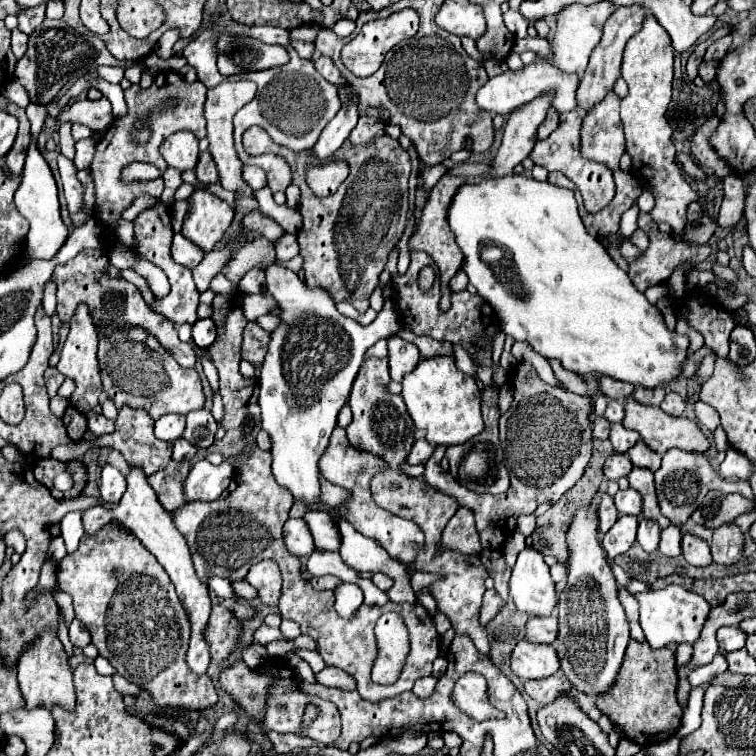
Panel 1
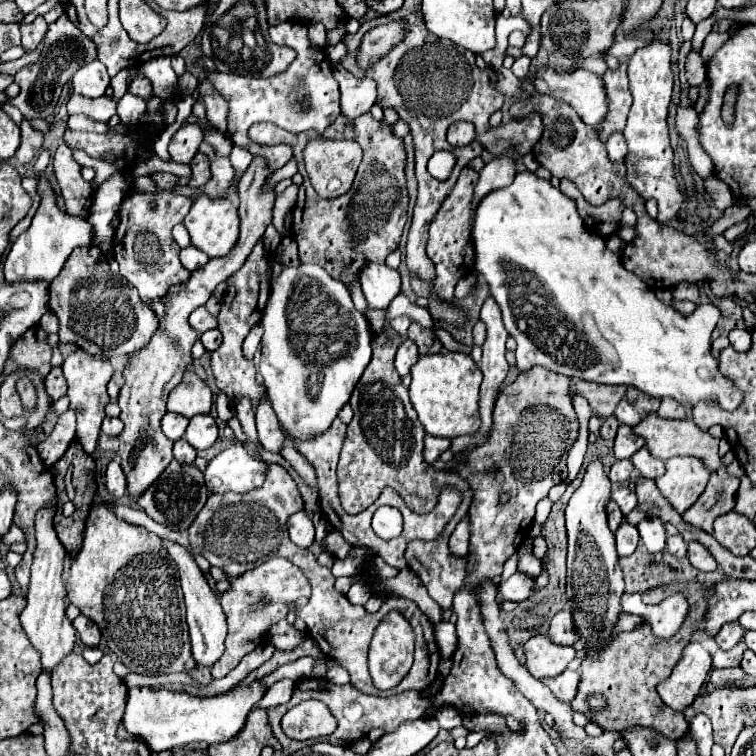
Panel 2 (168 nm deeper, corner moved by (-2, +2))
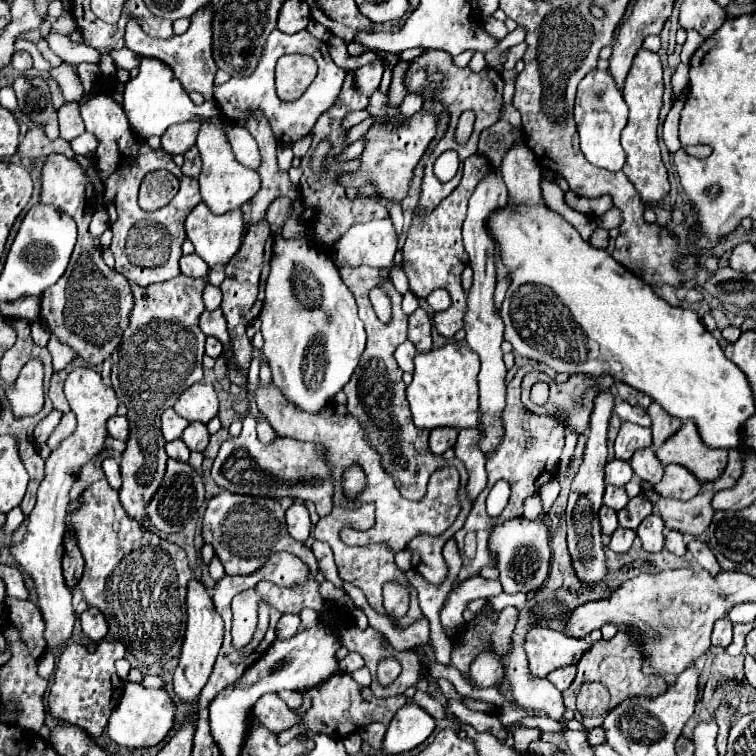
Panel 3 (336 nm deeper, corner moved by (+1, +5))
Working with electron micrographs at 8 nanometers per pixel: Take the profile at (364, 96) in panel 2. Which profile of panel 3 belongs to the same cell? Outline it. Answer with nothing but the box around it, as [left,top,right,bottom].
[352,62,384,98]

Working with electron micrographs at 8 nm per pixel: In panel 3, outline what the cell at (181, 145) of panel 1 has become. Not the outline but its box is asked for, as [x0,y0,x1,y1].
[162,122,200,154]

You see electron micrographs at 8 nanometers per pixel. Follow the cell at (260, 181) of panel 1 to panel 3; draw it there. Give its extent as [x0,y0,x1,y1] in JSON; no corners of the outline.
[226,126,258,170]

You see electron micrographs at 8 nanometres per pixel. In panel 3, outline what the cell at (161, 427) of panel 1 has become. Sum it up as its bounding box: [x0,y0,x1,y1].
[160,408,188,442]

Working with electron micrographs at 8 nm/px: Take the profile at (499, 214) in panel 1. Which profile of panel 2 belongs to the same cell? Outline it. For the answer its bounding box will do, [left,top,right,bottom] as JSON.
[473,171,743,411]

